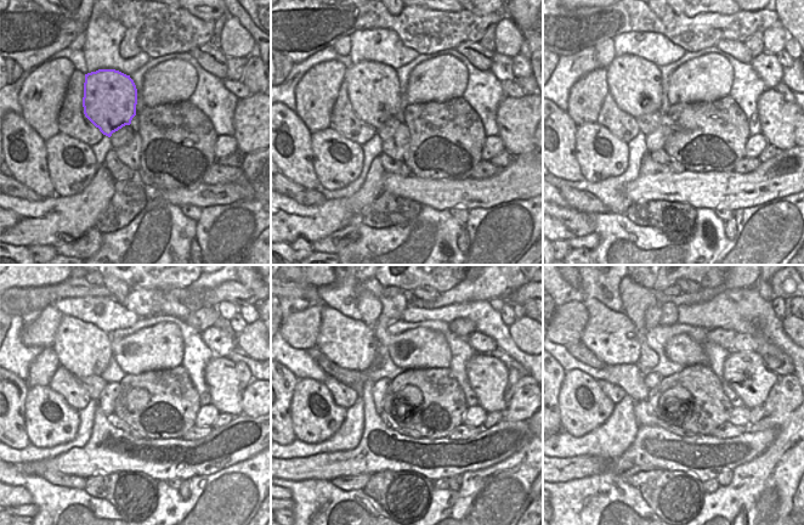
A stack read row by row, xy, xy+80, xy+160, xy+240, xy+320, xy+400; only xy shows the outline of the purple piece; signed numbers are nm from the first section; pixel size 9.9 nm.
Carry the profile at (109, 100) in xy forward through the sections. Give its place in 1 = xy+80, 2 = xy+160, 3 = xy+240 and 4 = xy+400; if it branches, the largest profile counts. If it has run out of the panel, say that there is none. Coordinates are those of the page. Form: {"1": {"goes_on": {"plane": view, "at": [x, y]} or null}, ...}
{"1": {"goes_on": {"plane": "xy+80", "at": [373, 89]}}, "2": {"goes_on": {"plane": "xy+160", "at": [635, 84]}}, "3": {"goes_on": {"plane": "xy+240", "at": [83, 349]}}, "4": {"goes_on": {"plane": "xy+400", "at": [612, 338]}}}

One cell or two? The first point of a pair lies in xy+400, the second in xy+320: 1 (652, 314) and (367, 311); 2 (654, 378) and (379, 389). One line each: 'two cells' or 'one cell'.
1: two cells
2: one cell

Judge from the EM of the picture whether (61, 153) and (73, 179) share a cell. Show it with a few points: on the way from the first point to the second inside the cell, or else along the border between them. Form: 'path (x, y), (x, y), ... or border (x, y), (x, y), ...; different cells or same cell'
path (63, 159), (71, 168), (71, 173); same cell

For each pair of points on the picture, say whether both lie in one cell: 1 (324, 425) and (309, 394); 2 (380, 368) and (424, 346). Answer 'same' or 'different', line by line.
1: same
2: different

